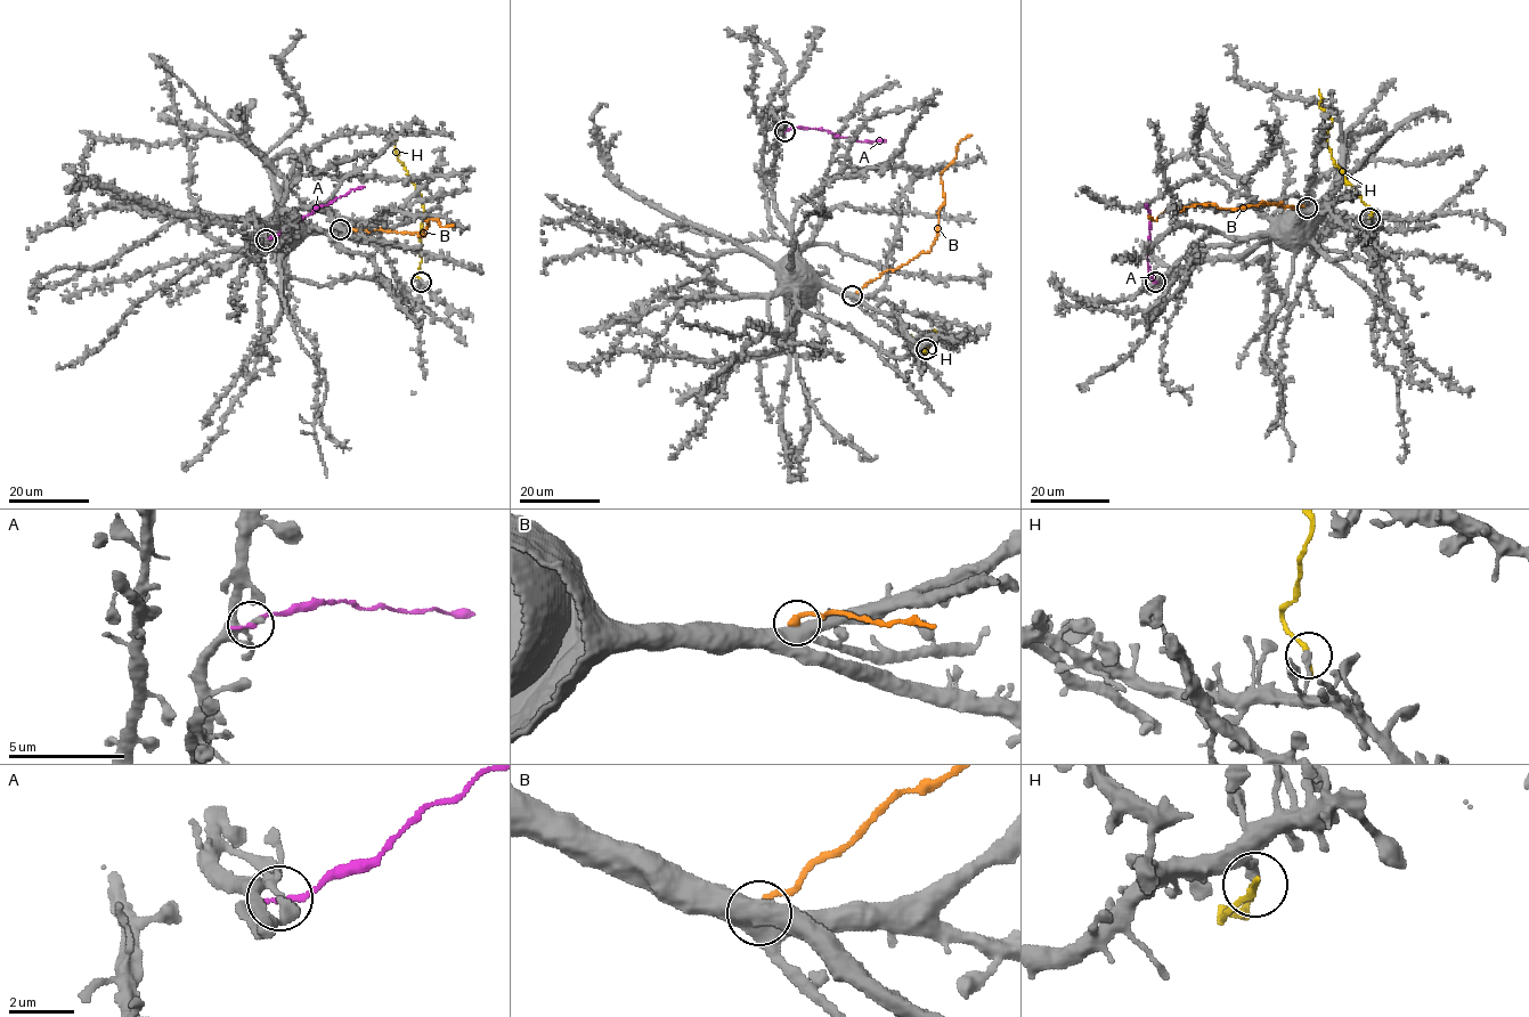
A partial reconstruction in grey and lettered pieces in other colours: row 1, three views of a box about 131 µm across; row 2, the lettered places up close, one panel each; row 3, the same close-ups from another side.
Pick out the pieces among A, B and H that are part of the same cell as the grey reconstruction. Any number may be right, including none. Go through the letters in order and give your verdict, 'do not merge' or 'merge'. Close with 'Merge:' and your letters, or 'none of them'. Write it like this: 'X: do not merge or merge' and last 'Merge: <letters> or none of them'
A: do not merge
B: do not merge
H: do not merge
Merge: none of them

